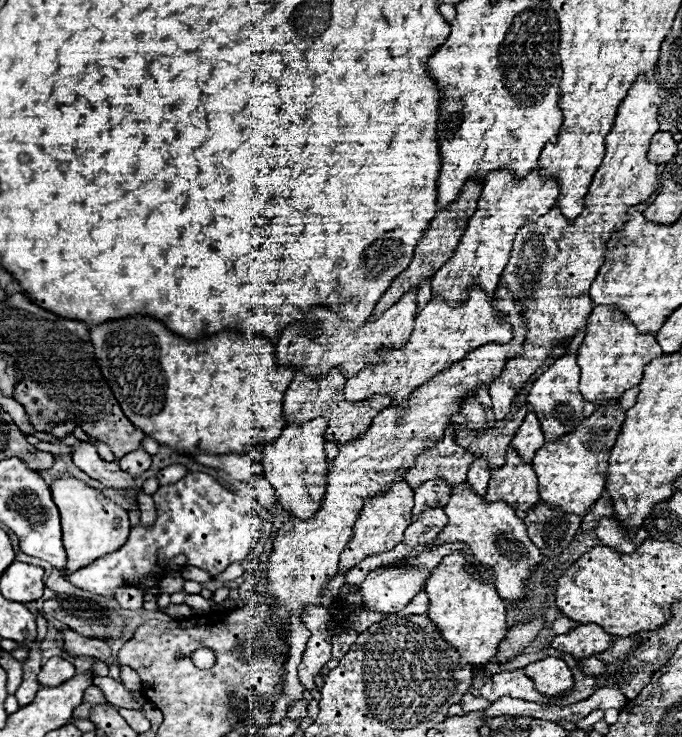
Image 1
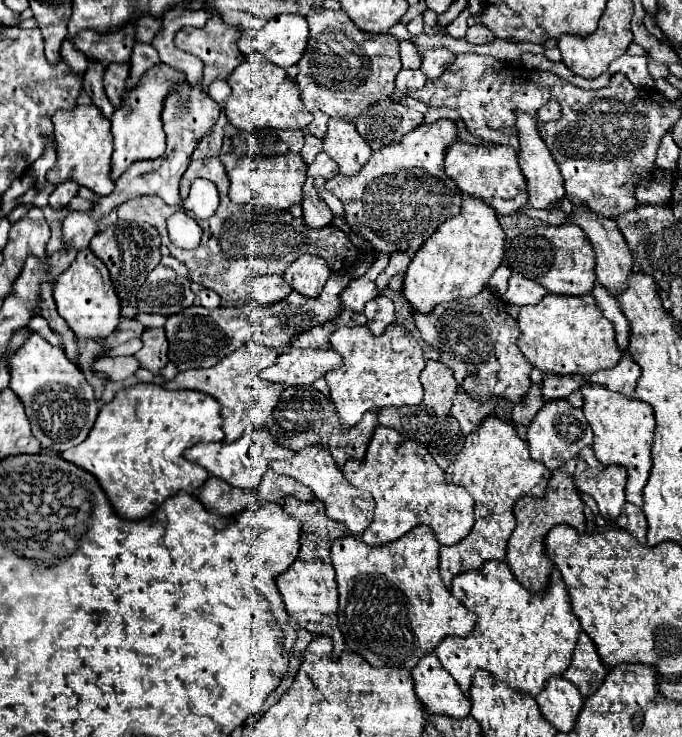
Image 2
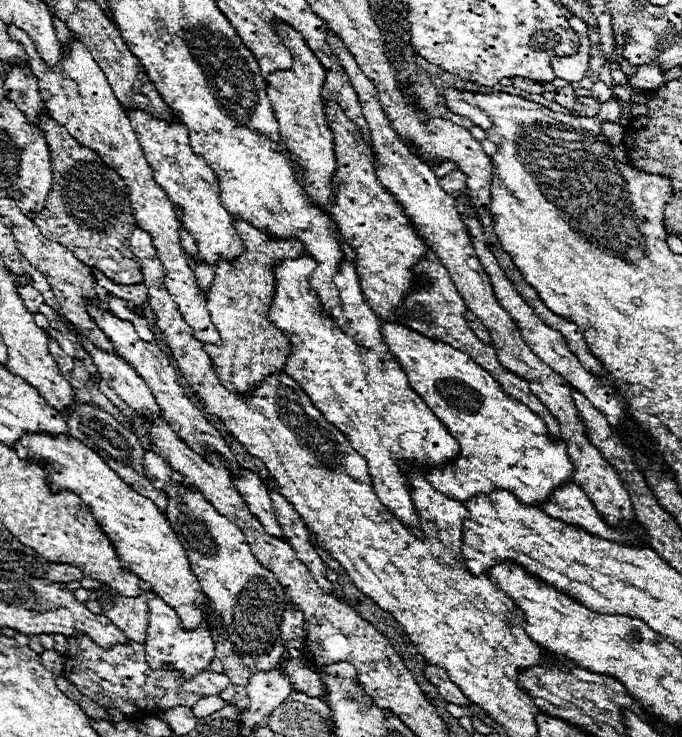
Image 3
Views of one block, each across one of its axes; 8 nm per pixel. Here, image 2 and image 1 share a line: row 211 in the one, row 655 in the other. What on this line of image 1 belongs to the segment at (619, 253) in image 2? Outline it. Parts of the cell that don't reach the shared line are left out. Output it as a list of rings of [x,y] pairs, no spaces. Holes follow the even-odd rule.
[[[580,624],[568,634],[552,638],[552,646],[560,652],[570,652],[574,658],[590,658],[594,652],[604,652],[612,644],[612,636],[596,624]]]

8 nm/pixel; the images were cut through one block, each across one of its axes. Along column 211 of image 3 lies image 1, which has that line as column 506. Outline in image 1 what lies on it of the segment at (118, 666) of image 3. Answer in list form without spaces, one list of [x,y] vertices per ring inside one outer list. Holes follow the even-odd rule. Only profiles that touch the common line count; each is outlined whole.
[[[512,670],[512,672],[500,672],[490,678],[480,688],[480,696],[488,702],[500,698],[500,696],[512,696],[520,700],[532,700],[540,706],[548,706],[548,696],[542,696],[534,690],[534,684],[528,676],[524,676],[524,670]]]

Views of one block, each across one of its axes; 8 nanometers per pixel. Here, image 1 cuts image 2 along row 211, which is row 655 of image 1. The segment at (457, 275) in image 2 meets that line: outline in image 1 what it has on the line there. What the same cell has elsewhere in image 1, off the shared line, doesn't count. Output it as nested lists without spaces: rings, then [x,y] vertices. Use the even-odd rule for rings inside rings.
[[[464,552],[446,556],[426,580],[426,594],[430,598],[428,616],[440,628],[444,640],[460,654],[460,664],[486,666],[494,658],[500,640],[506,636],[506,602],[498,596],[492,580],[480,578],[482,574],[466,560]]]

